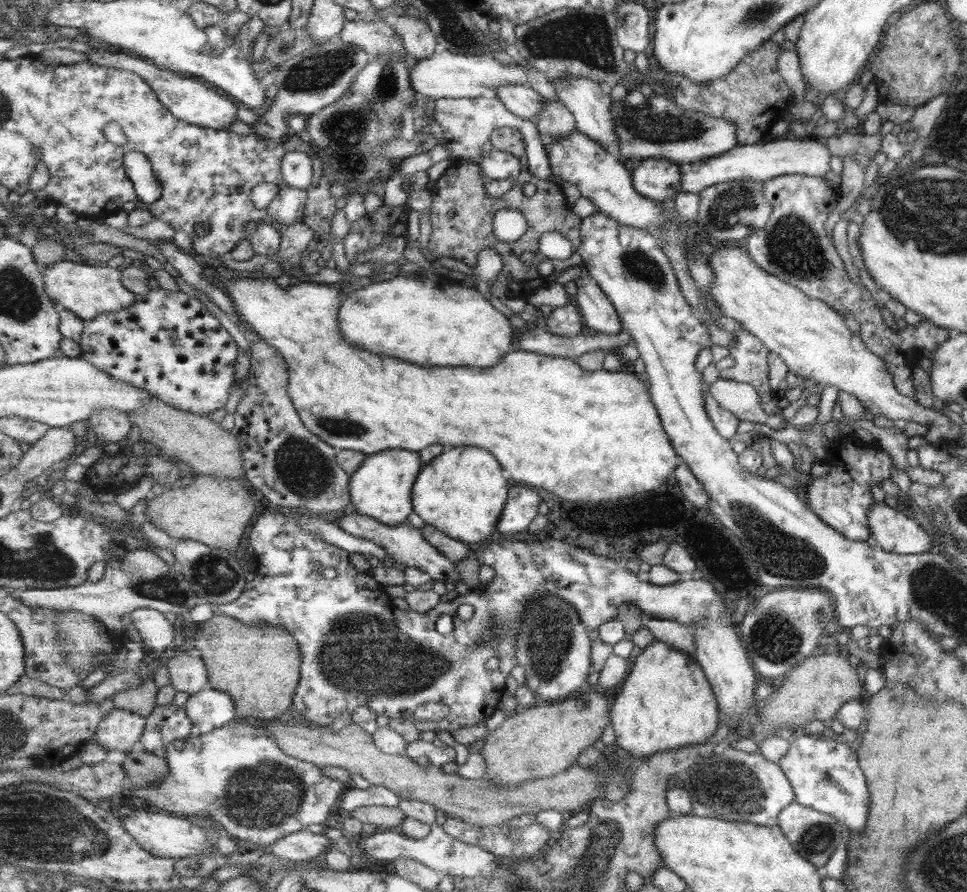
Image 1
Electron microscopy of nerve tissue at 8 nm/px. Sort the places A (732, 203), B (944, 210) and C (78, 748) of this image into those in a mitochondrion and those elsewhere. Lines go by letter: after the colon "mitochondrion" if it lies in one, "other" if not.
A: mitochondrion
B: mitochondrion
C: other

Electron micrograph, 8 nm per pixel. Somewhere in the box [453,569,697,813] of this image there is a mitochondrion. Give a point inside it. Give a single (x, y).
(551, 638)

